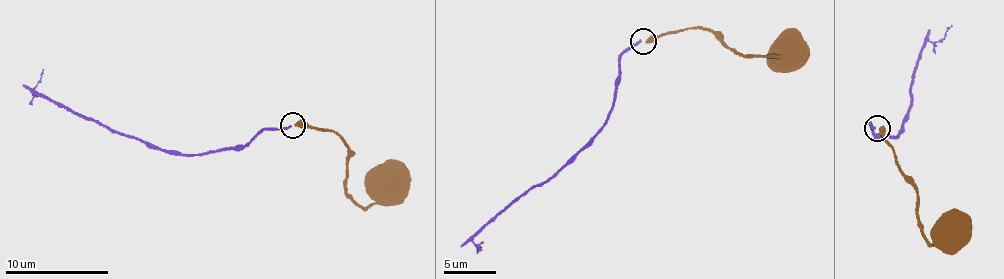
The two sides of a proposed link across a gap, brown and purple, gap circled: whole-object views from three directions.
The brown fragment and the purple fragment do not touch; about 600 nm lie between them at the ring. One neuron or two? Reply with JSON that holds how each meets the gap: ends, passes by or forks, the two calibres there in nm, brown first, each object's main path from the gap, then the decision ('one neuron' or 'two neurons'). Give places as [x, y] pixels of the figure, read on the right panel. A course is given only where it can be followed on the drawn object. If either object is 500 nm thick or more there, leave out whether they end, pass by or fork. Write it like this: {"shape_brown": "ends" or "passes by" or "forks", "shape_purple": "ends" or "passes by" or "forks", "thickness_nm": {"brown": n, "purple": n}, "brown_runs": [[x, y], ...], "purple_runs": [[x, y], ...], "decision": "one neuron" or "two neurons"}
{"shape_brown": "ends", "shape_purple": "ends", "thickness_nm": {"brown": 400, "purple": 160}, "brown_runs": [[879, 128], [893, 148], [901, 174], [917, 192], [917, 219], [927, 240], [950, 250], [950, 241]], "purple_runs": [[874, 127], [871, 122], [875, 134], [894, 138], [902, 128], [926, 41], [940, 41], [952, 25]], "decision": "one neuron"}

